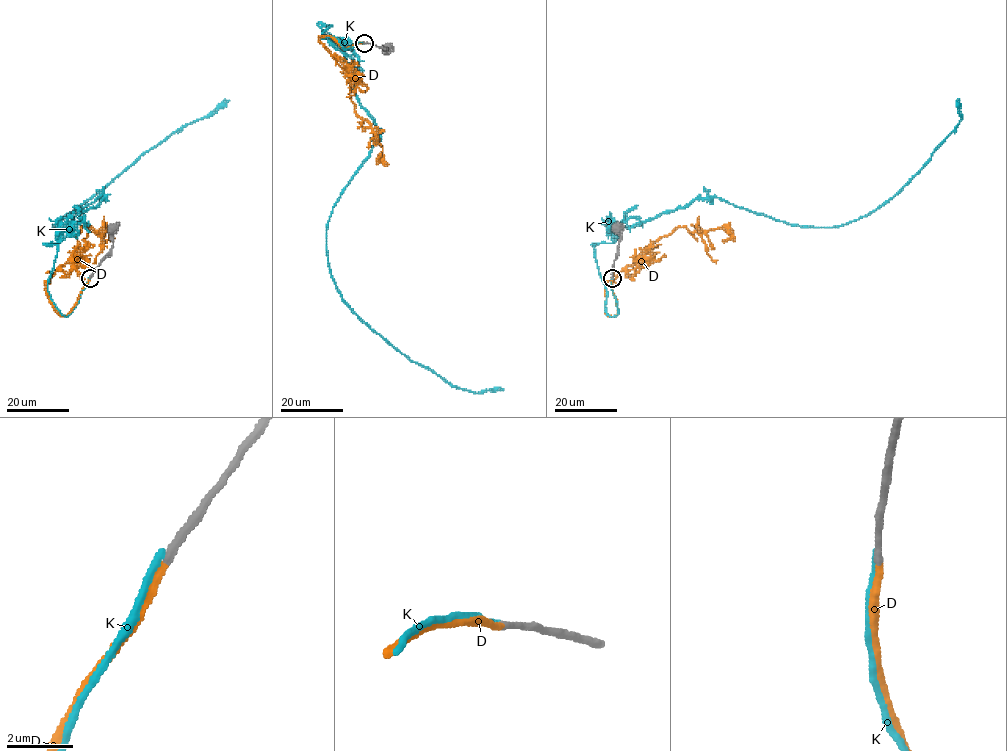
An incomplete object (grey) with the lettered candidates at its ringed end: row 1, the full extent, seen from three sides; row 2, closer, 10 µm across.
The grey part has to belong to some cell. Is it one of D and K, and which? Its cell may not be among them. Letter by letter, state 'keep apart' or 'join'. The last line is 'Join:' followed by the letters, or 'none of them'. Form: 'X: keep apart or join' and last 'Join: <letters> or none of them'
D: join
K: keep apart
Join: D

